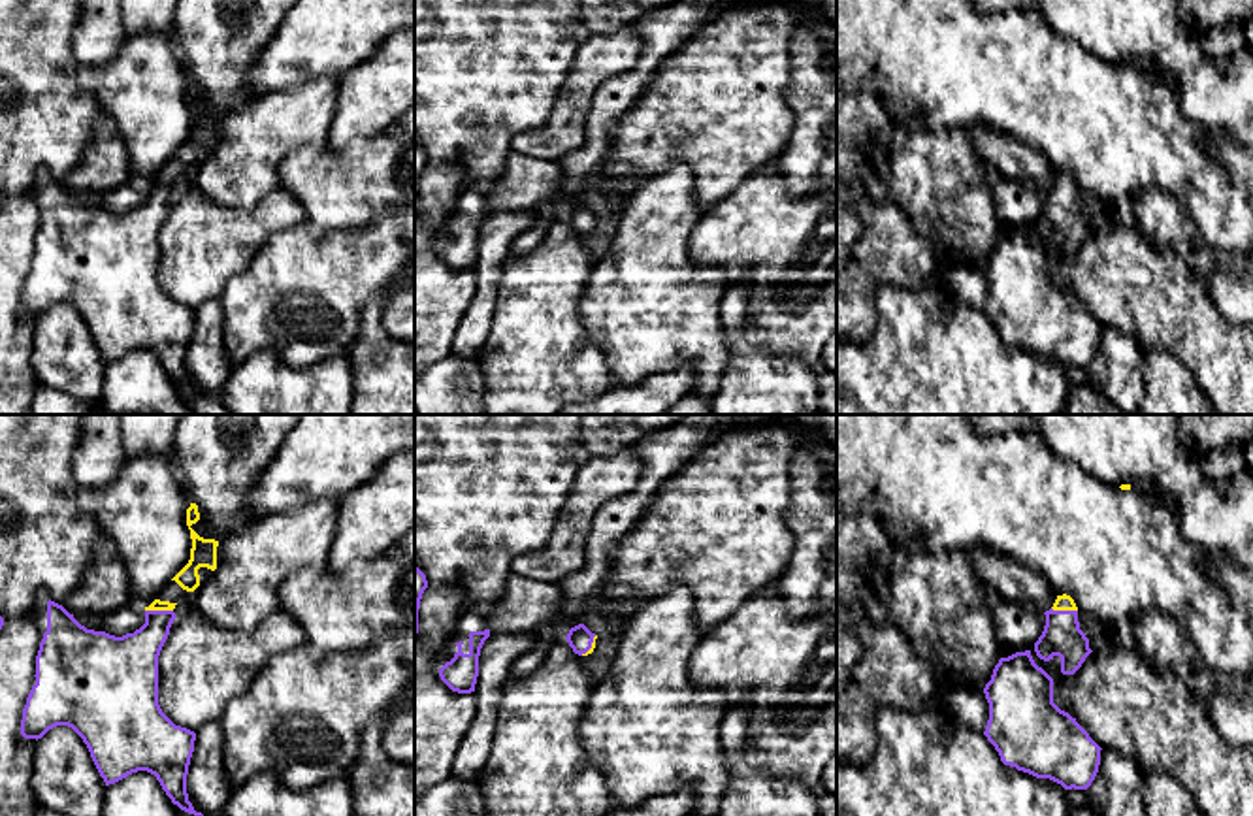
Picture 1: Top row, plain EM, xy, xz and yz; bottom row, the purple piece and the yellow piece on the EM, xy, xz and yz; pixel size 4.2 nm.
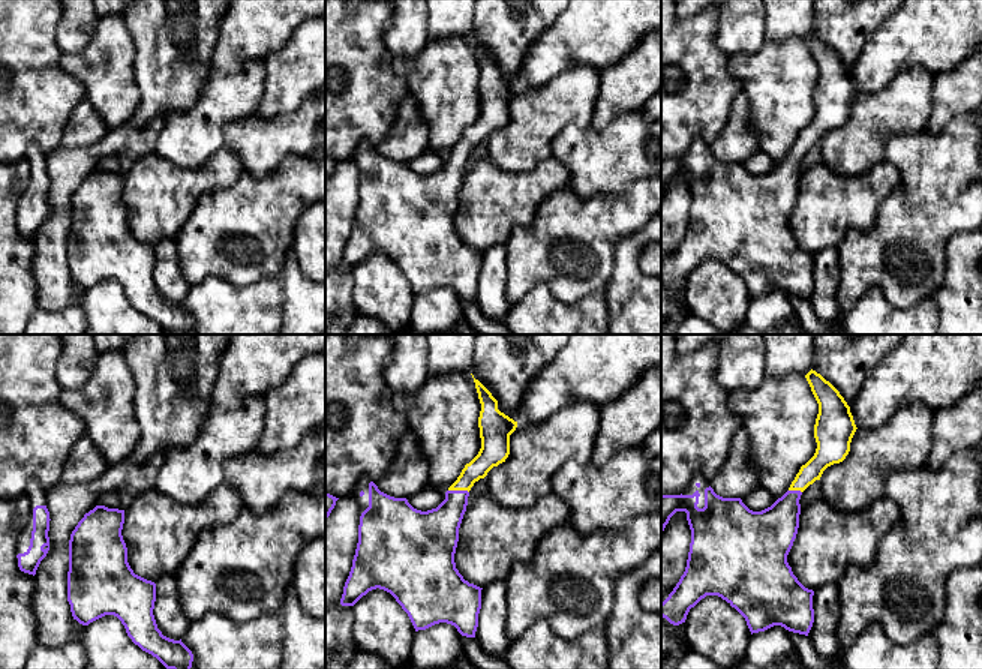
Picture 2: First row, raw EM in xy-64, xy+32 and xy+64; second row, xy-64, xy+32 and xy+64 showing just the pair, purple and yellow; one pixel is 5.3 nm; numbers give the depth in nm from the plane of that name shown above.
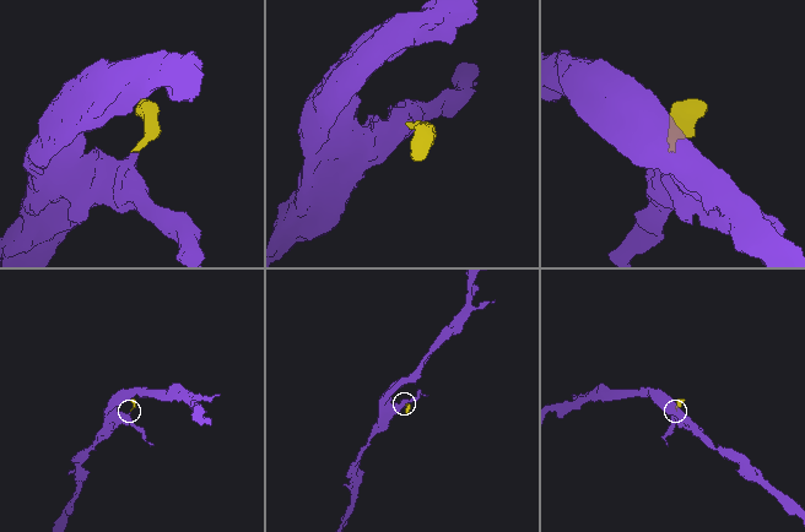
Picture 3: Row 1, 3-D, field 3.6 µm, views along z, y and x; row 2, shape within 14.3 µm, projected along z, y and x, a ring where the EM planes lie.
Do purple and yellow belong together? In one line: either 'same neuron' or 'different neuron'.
same neuron

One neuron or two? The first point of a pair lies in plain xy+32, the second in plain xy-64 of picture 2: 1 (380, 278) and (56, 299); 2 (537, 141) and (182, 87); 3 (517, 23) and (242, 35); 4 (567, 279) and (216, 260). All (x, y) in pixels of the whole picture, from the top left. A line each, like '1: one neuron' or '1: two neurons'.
1: one neuron
2: two neurons
3: two neurons
4: one neuron

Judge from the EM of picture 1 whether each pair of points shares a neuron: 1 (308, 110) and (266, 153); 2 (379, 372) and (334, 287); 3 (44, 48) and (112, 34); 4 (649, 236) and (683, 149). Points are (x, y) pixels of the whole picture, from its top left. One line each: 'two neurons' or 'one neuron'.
1: one neuron
2: two neurons
3: two neurons
4: two neurons

